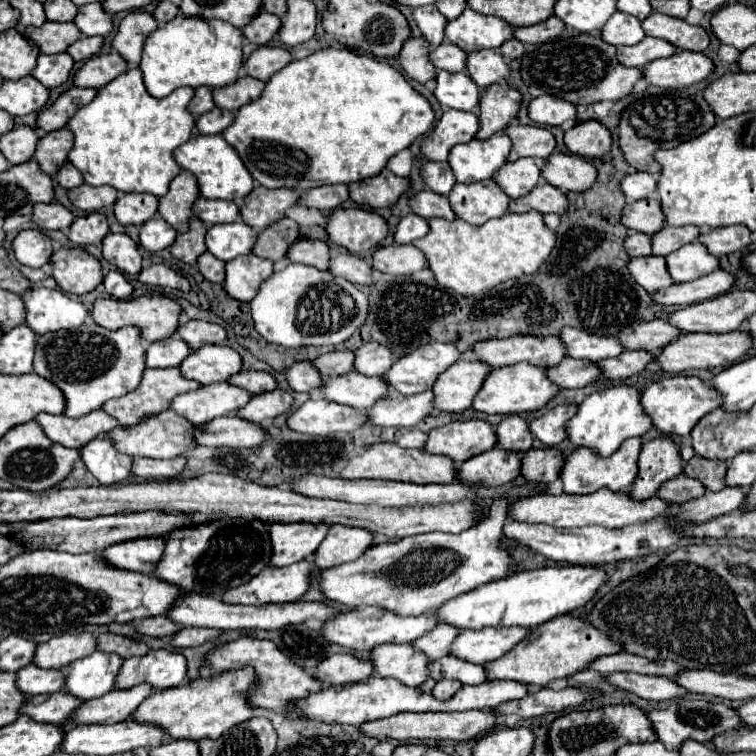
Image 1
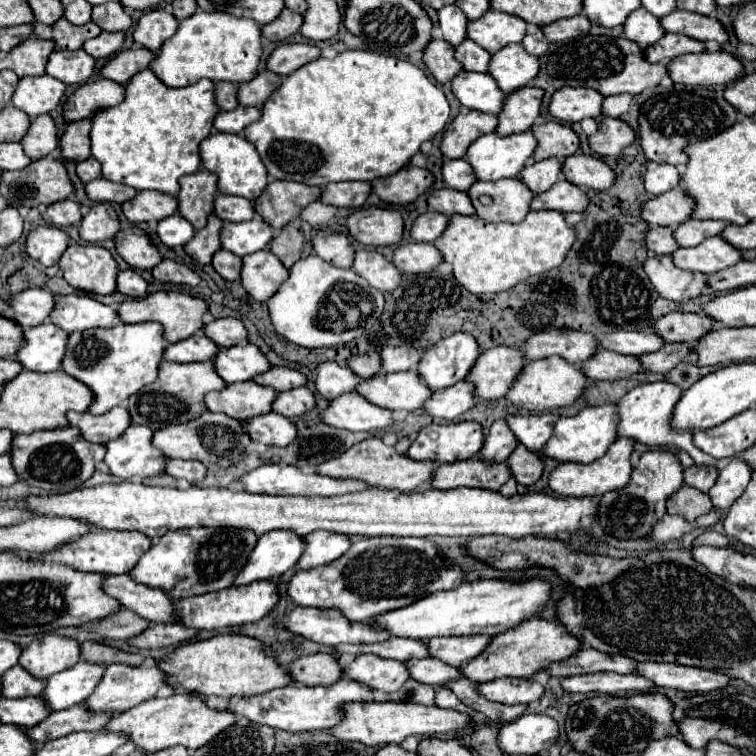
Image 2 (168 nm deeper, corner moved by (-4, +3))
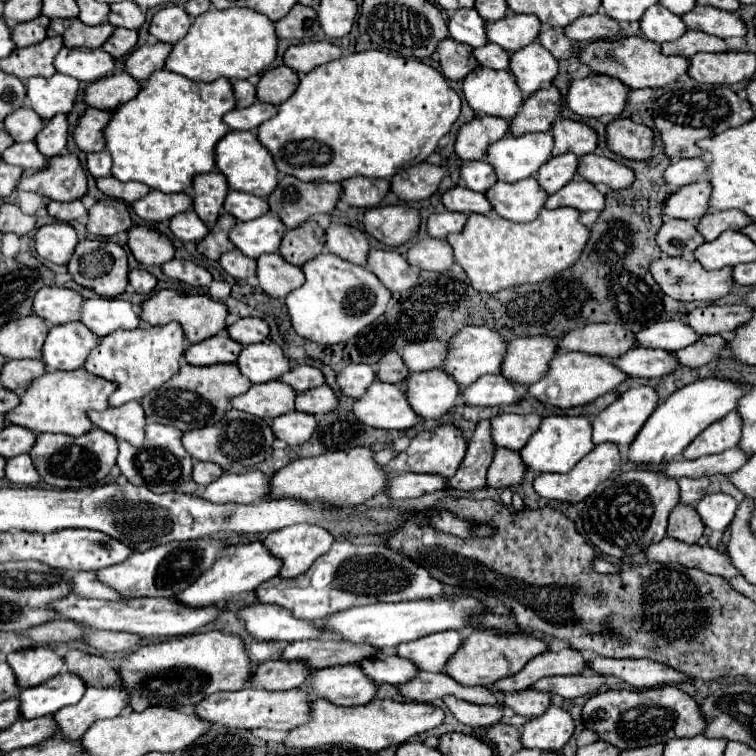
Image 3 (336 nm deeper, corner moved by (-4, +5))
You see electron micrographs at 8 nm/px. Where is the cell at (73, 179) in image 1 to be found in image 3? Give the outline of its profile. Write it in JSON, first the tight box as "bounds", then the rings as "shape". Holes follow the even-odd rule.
{"bounds":[87,150,113,178],"shape":[[[107,150],[87,154],[87,170],[89,170],[95,178],[111,176],[111,168],[113,168],[113,158],[111,158],[111,154],[109,154]]]}

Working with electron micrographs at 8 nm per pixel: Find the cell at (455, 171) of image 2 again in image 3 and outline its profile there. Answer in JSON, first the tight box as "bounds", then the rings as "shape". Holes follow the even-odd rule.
{"bounds":[461,160,497,192],"shape":[[[475,160],[463,164],[461,180],[465,182],[467,188],[475,192],[487,192],[487,188],[491,188],[491,184],[497,182],[497,176],[493,166],[487,160]]]}

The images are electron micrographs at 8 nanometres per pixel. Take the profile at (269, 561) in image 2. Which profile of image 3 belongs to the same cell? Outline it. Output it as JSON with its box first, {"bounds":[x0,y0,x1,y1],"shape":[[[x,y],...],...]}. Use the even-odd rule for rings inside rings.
{"bounds":[171,542,279,608],"shape":[[[261,542],[241,544],[237,548],[225,550],[223,556],[219,560],[215,560],[215,564],[209,570],[205,570],[197,580],[193,580],[183,592],[171,596],[171,600],[175,600],[183,606],[189,606],[189,608],[205,608],[205,606],[213,606],[213,604],[223,604],[223,602],[233,600],[241,592],[255,590],[259,584],[277,576],[277,572],[279,572],[279,560],[275,560],[275,556],[271,556],[263,548]]]}

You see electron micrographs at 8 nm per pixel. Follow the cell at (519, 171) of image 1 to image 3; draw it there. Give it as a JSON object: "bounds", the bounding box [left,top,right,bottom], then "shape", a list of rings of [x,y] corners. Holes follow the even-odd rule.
{"bounds":[537,154,579,194],"shape":[[[563,154],[559,158],[551,158],[547,164],[543,164],[543,168],[537,174],[539,184],[549,194],[561,190],[567,182],[575,178],[577,164],[579,164],[579,158],[575,154]]]}

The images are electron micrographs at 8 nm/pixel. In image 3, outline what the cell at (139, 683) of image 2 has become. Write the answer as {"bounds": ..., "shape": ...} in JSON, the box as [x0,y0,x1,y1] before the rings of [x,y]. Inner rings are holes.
{"bounds":[53,688,127,740],"shape":[[[87,688],[79,704],[55,712],[53,720],[61,738],[79,740],[95,720],[115,718],[125,708],[127,698],[123,688]]]}

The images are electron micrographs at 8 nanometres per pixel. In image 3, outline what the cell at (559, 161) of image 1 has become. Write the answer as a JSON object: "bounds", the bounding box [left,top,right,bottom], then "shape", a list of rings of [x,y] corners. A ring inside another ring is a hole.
{"bounds":[579,152,635,190],"shape":[[[597,152],[587,154],[579,160],[579,172],[581,178],[591,180],[595,186],[611,188],[611,190],[623,190],[629,188],[635,180],[635,172],[607,156],[601,156]]]}

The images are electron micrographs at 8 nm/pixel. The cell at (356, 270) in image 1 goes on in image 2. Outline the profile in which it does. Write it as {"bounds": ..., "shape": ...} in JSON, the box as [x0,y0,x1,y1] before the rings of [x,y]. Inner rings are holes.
{"bounds":[353,250,401,292],"shape":[[[361,250],[355,252],[353,260],[353,272],[363,276],[373,288],[381,292],[391,292],[399,284],[401,272],[379,252],[373,250]]]}

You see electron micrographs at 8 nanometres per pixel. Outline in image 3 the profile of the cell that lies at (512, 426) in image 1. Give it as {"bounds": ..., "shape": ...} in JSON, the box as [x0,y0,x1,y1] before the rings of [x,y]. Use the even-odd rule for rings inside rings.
{"bounds":[445,420,495,492],"shape":[[[479,420],[473,436],[467,440],[467,454],[457,474],[447,482],[445,490],[475,492],[485,488],[485,474],[493,460],[495,444],[491,440],[489,420]]]}

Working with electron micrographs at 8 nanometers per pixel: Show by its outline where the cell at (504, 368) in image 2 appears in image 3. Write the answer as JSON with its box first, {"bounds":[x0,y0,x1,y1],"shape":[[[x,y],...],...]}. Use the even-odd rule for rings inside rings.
{"bounds":[503,336,559,384],"shape":[[[551,336],[517,338],[507,346],[507,360],[503,362],[503,376],[515,376],[523,384],[533,384],[549,372],[549,362],[559,352],[559,344]]]}

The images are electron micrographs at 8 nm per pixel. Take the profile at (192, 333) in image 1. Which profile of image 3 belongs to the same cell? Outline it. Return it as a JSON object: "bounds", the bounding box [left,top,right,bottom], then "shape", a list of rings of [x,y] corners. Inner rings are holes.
{"bounds":[227,318,269,346],"shape":[[[241,318],[239,322],[231,324],[227,332],[233,340],[239,340],[239,344],[243,346],[269,340],[269,324],[261,318]]]}

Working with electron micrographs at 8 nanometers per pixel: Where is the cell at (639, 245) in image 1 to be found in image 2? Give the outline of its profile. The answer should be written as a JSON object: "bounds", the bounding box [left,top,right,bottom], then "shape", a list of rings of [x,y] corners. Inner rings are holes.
{"bounds":[645,226,679,254],"shape":[[[663,226],[649,228],[649,232],[645,236],[645,246],[653,254],[671,254],[673,250],[679,248],[679,246],[675,246],[675,240],[671,238],[671,230],[663,228]]]}

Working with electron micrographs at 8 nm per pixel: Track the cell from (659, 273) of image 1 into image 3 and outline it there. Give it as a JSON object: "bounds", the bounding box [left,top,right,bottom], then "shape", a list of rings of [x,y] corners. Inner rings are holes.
{"bounds":[651,256,735,302],"shape":[[[663,256],[651,264],[651,274],[655,282],[661,286],[661,290],[681,302],[713,302],[717,298],[727,296],[735,280],[731,276],[731,268],[721,268],[721,270],[705,270],[697,260],[685,260],[685,258],[669,258]]]}

